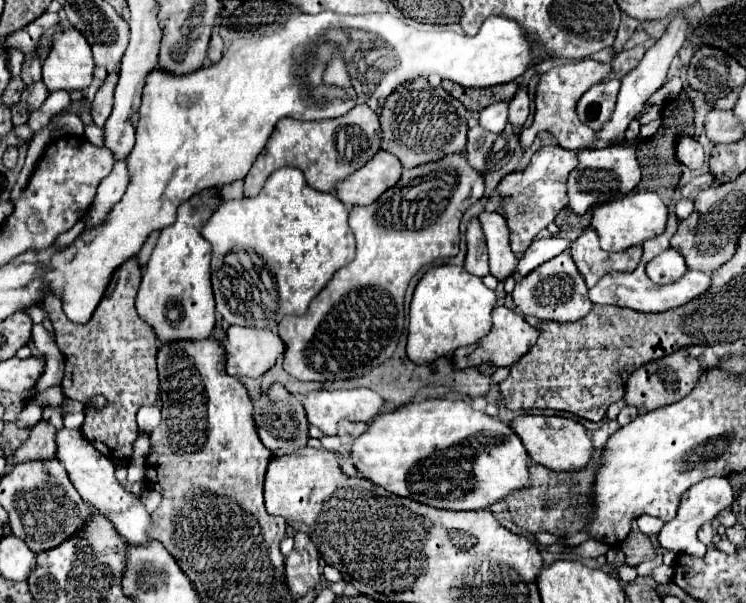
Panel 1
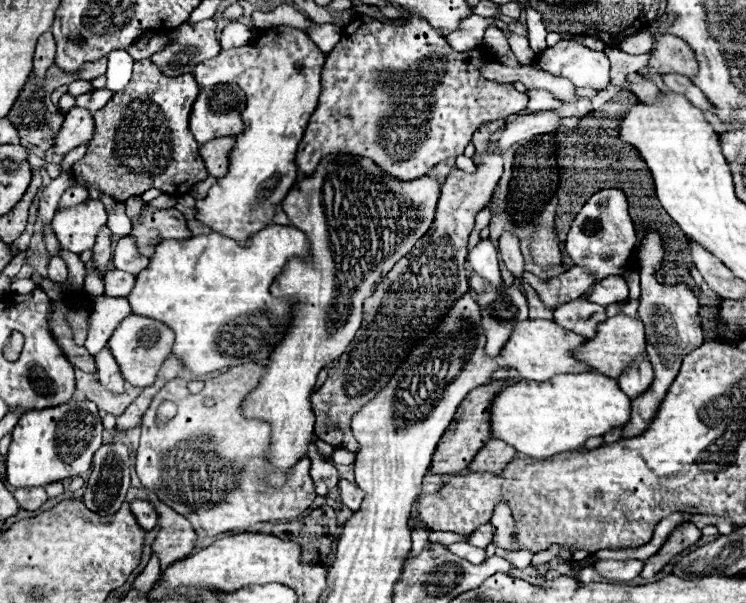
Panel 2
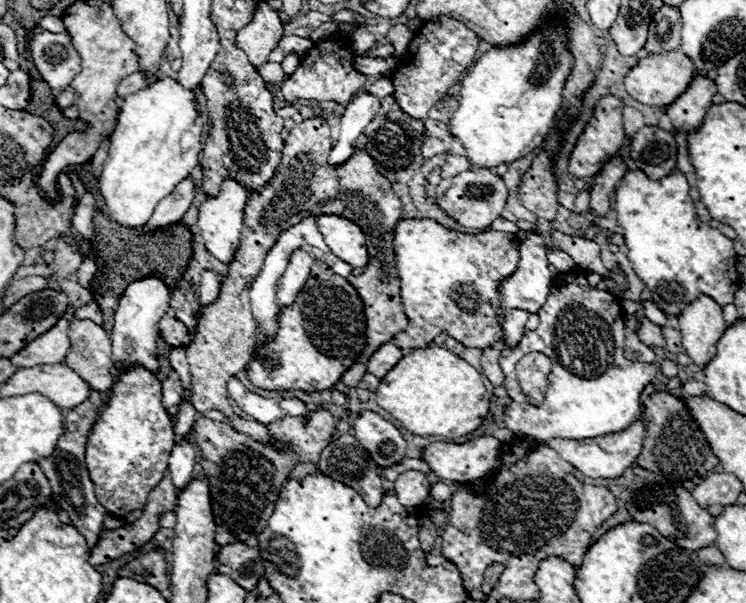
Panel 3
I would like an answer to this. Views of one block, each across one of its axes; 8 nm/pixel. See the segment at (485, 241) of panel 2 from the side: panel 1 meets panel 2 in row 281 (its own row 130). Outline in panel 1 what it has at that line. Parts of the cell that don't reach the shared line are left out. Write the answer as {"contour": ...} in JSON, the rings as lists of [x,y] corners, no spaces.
{"contour":[[[492,104],[480,112],[480,126],[488,132],[502,132],[508,122],[508,104]]]}

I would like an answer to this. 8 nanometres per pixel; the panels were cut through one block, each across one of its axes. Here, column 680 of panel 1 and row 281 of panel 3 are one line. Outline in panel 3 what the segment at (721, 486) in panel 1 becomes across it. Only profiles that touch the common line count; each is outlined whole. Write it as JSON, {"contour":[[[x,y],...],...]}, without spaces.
{"contour":[[[530,236],[528,240],[522,240],[520,244],[520,264],[516,272],[508,278],[504,278],[498,286],[498,292],[502,296],[502,310],[512,310],[512,308],[524,308],[528,312],[538,312],[552,290],[554,284],[554,274],[548,270],[548,260],[546,260],[546,248],[544,248],[544,238],[542,236]]]}

